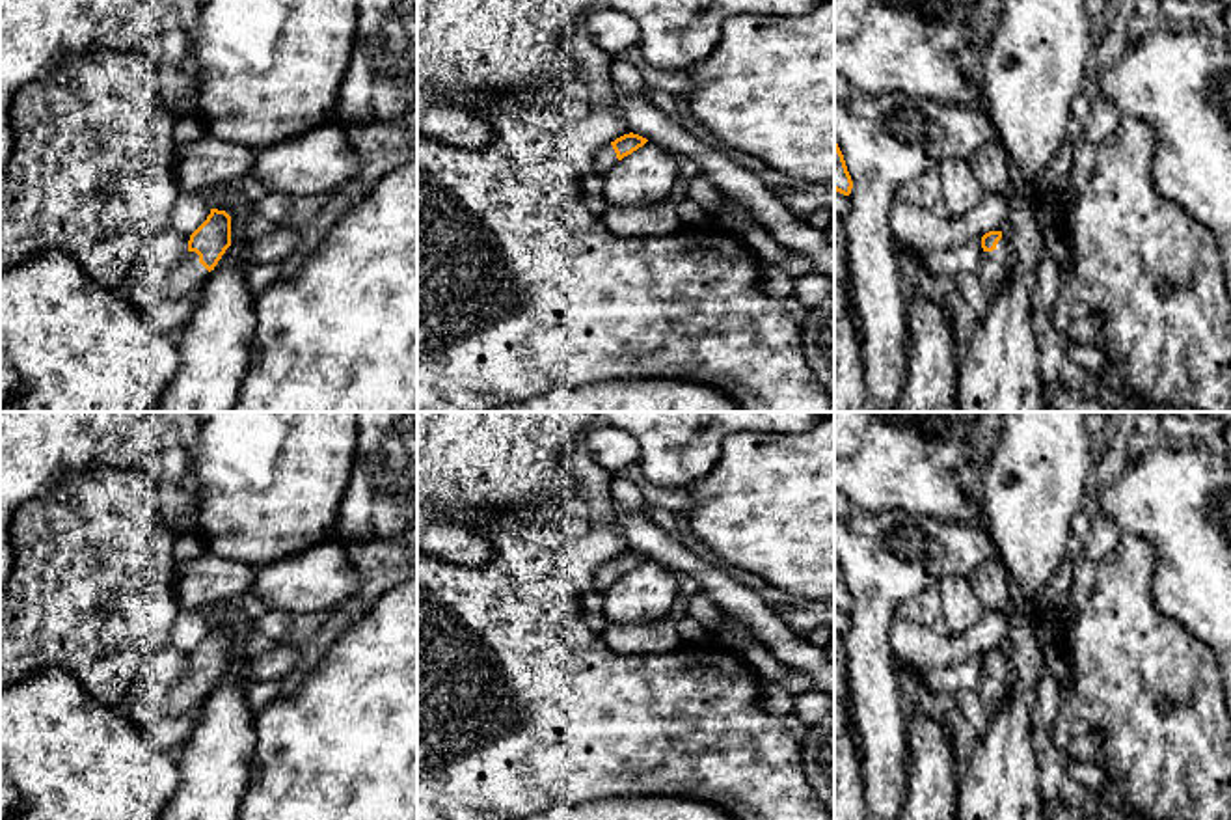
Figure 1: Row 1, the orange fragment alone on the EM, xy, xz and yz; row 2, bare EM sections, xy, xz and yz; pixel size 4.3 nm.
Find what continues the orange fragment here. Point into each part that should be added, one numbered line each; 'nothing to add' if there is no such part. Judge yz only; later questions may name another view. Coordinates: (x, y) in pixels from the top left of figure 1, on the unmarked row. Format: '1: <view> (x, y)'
1: yz (993, 690)

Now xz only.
1: xz (606, 576)

